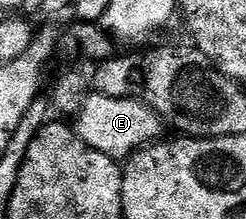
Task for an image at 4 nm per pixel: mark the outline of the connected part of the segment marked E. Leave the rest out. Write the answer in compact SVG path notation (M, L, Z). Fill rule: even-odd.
M93 92L79 109L77 121L80 140L89 144L89 148L97 148L105 156L116 160L126 160L138 150L144 149L145 144L158 143L164 137L164 119L150 104L138 97L114 98Z

